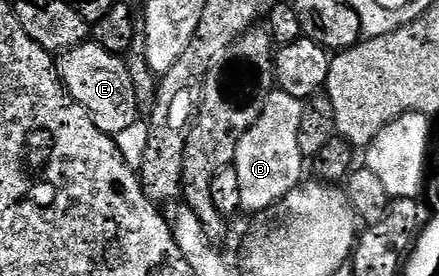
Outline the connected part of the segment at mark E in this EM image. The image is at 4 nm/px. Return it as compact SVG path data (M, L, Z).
M93 41L62 52L58 56L59 79L67 89L67 94L75 98L87 110L87 114L106 135L119 137L135 123L135 110L141 101L135 95L135 82L131 79L131 68L122 58L97 45Z

